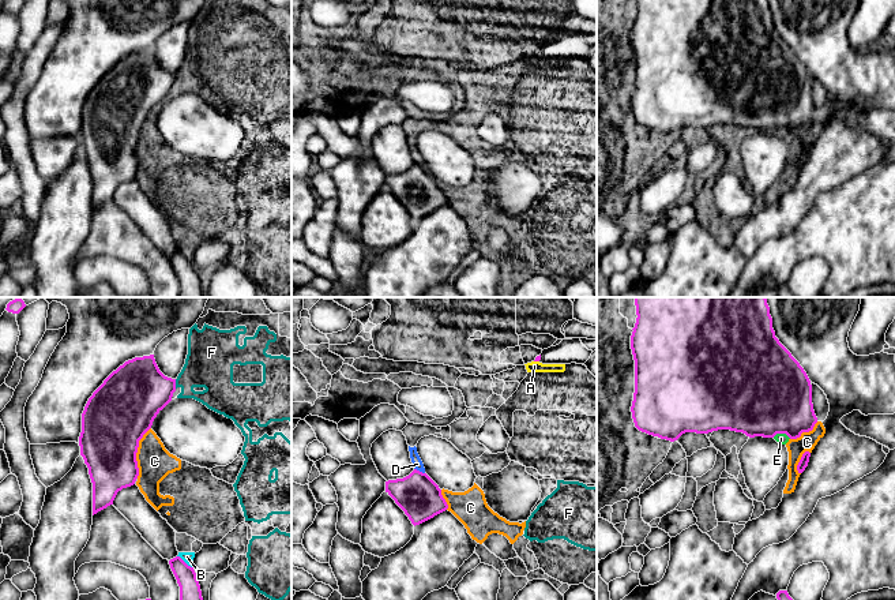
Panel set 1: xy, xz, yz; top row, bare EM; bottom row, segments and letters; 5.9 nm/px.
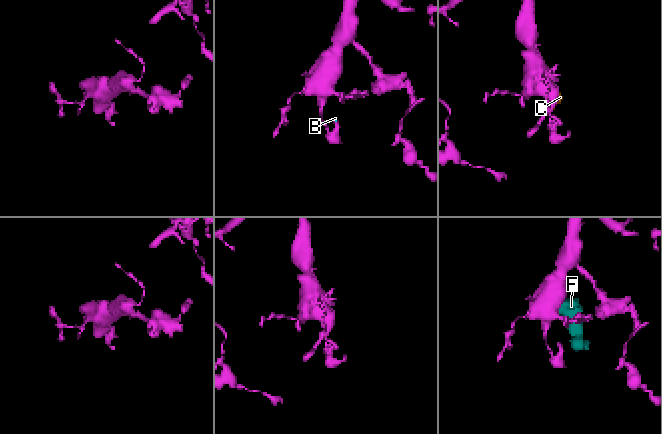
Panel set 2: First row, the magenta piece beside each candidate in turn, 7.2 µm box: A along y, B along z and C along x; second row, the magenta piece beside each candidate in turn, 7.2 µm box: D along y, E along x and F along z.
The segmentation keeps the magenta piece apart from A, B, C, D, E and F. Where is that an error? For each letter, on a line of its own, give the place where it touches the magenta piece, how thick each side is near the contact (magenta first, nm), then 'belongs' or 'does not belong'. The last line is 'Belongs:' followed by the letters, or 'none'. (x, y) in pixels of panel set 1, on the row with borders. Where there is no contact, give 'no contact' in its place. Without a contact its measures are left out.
A: xz (537, 360) | 30/60 nm | does not belong
B: xy (184, 562) | 130/60 nm | does not belong
C: xy (136, 452) | 380/200 nm | does not belong
D: xz (418, 471) | 240/60 nm | does not belong
E: yz (782, 432) | 500/60 nm | does not belong
F: xy (175, 383) | 360/280 nm | does not belong
Belongs: none

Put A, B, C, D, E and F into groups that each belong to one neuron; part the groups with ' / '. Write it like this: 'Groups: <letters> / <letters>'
Groups: A B C D E F

